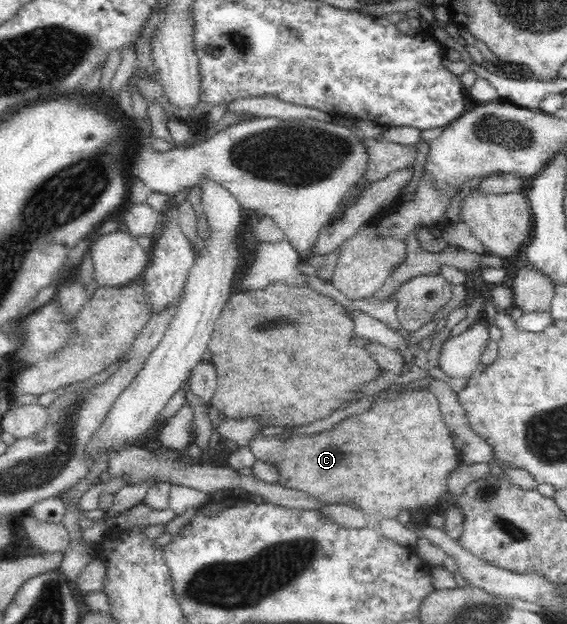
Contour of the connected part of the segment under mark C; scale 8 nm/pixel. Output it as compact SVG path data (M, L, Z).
M411 388L411 392L398 393L389 397L381 393L371 410L353 414L335 424L331 430L308 436L291 435L284 440L282 435L267 437L257 435L249 444L253 455L265 462L278 463L281 487L308 492L318 502L327 505L343 504L362 508L375 518L385 522L388 518L397 519L401 512L424 510L433 514L439 510L439 498L447 491L447 474L460 464L451 432L443 421L436 396L428 389Z

